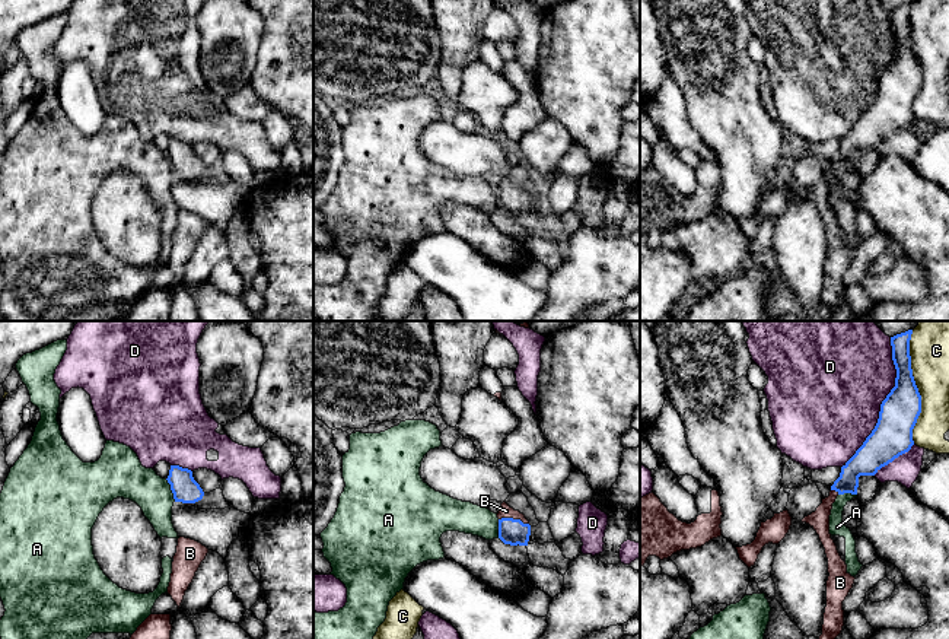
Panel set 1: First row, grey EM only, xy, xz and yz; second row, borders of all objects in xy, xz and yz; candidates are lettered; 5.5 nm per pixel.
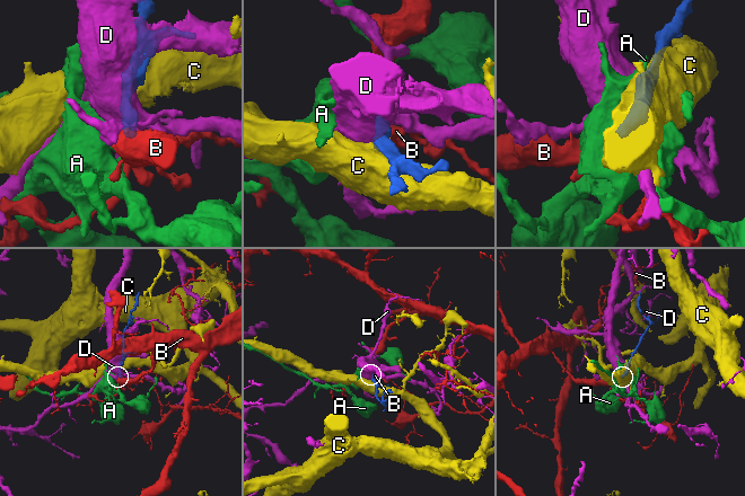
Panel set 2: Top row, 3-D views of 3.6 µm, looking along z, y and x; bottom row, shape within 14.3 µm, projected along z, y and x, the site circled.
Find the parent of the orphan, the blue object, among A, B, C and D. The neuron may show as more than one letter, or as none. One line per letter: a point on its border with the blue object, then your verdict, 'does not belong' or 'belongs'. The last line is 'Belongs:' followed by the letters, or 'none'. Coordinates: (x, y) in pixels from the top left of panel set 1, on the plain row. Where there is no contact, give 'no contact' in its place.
A: contact xy (171, 162); does not belong
B: contact xz (512, 191); belongs
C: contact yz (916, 60); does not belong
D: contact yz (882, 76); does not belong
Belongs: B

